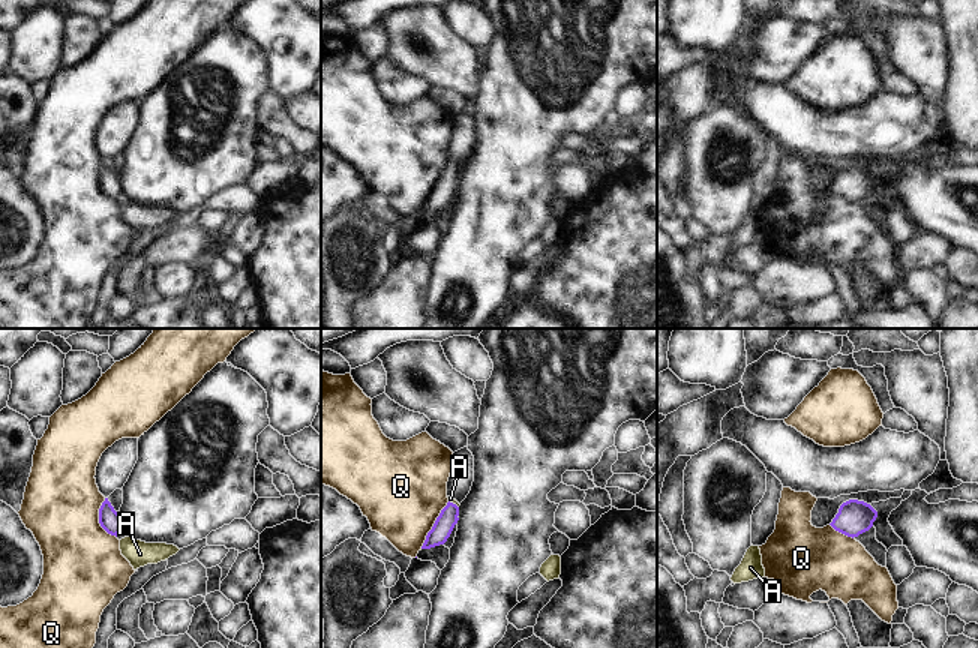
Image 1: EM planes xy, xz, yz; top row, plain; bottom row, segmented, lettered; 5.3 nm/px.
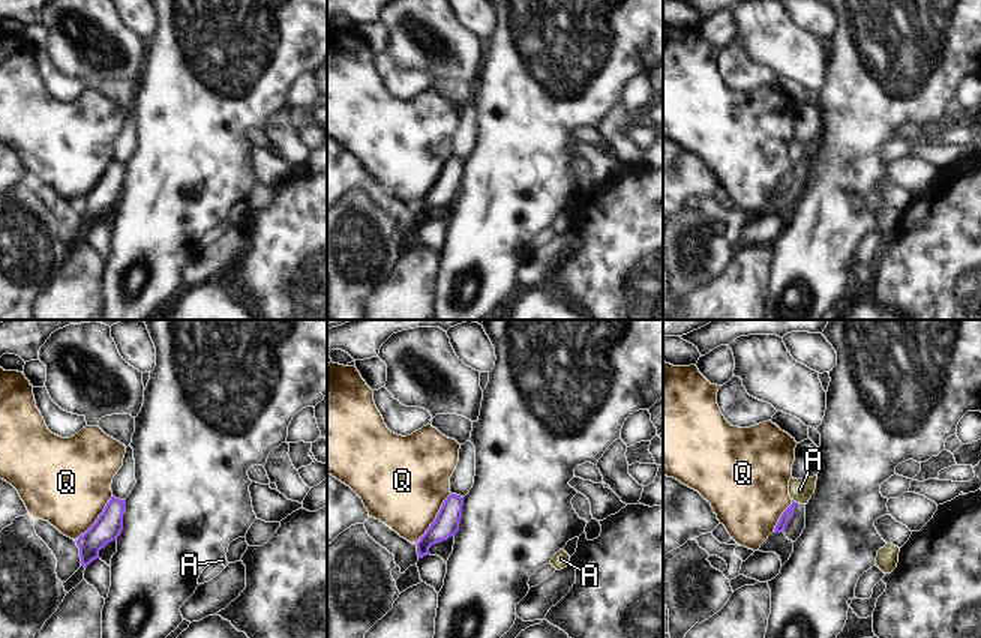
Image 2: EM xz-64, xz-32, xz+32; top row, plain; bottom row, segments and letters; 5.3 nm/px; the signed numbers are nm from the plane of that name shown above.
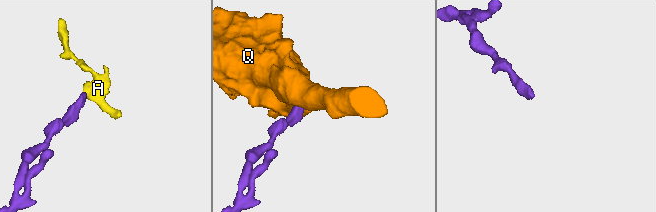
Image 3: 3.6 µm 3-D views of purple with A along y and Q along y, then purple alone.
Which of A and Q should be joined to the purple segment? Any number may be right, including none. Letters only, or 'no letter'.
A

